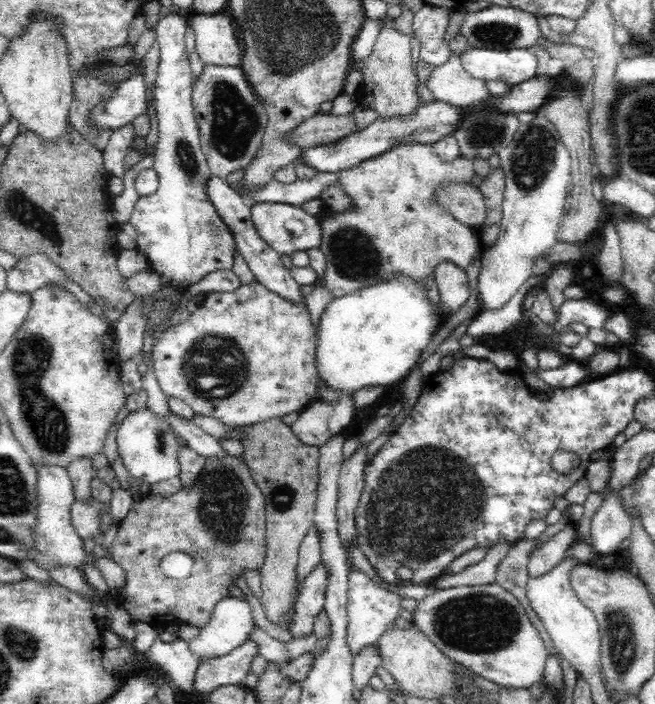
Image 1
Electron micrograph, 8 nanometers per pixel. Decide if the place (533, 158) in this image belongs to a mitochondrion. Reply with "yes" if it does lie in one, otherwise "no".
yes

